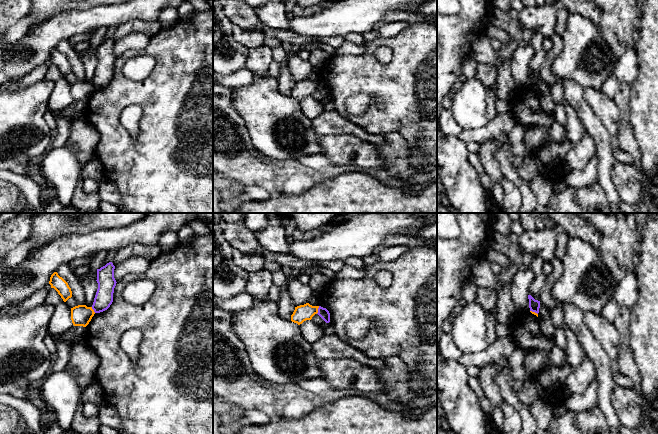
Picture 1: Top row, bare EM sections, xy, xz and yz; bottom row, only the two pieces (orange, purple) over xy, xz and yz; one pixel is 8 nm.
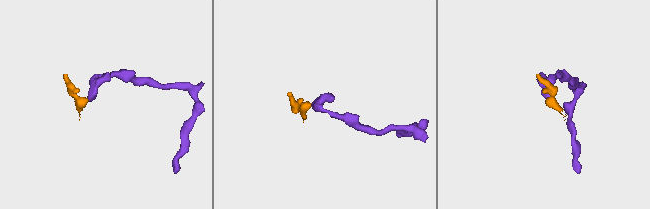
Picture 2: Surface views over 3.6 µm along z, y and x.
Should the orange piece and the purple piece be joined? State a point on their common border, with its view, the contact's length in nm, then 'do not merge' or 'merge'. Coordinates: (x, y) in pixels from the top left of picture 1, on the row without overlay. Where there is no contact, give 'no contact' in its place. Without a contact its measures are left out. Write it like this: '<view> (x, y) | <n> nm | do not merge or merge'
xz (317, 86) | 70 nm | do not merge

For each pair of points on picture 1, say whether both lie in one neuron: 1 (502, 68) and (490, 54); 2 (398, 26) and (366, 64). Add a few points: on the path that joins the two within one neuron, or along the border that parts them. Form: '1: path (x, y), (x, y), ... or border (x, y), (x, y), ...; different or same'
1: path (500, 65), (492, 57); same
2: border (410, 26), (402, 29), (394, 36), (378, 37); different

